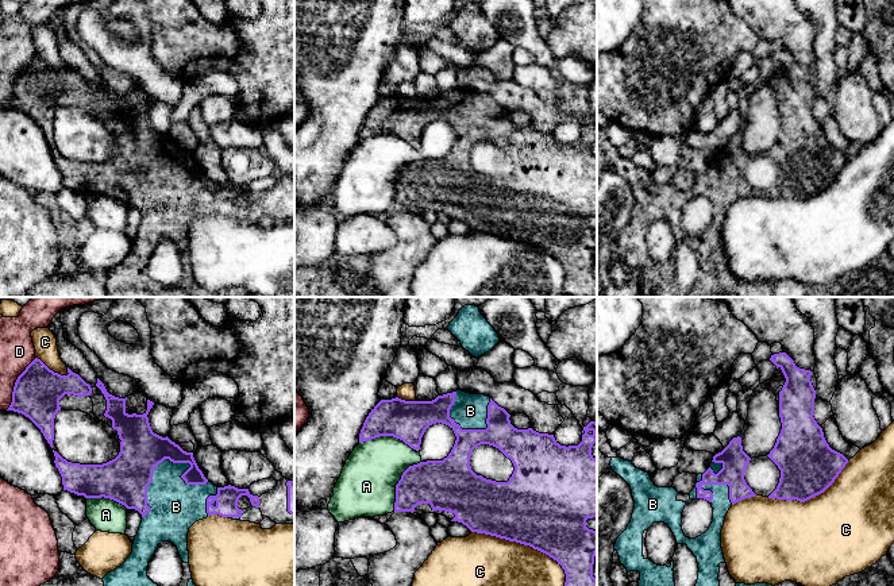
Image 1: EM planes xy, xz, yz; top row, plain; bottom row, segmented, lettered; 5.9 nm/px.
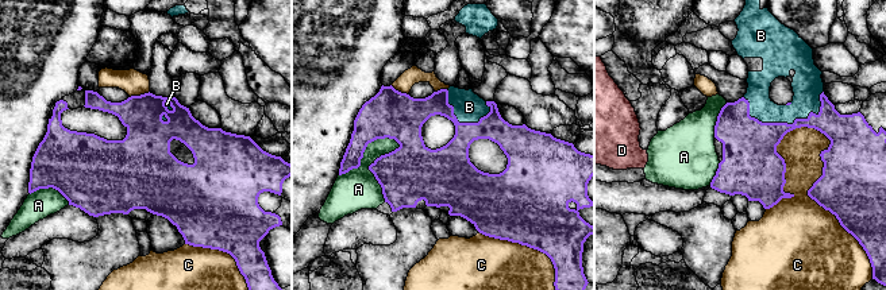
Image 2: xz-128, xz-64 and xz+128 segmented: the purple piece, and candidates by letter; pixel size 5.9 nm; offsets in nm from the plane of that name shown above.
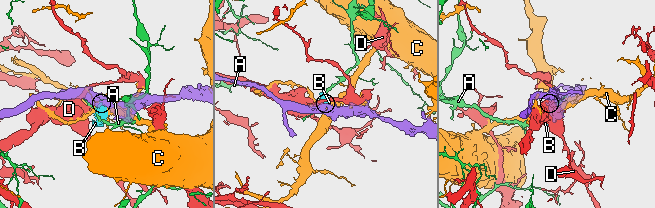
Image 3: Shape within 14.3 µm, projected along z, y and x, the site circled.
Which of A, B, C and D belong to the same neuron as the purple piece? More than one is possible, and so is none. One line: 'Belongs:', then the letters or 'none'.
Belongs: B

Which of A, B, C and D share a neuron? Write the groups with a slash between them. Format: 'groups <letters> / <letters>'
groups A / B / C / D

